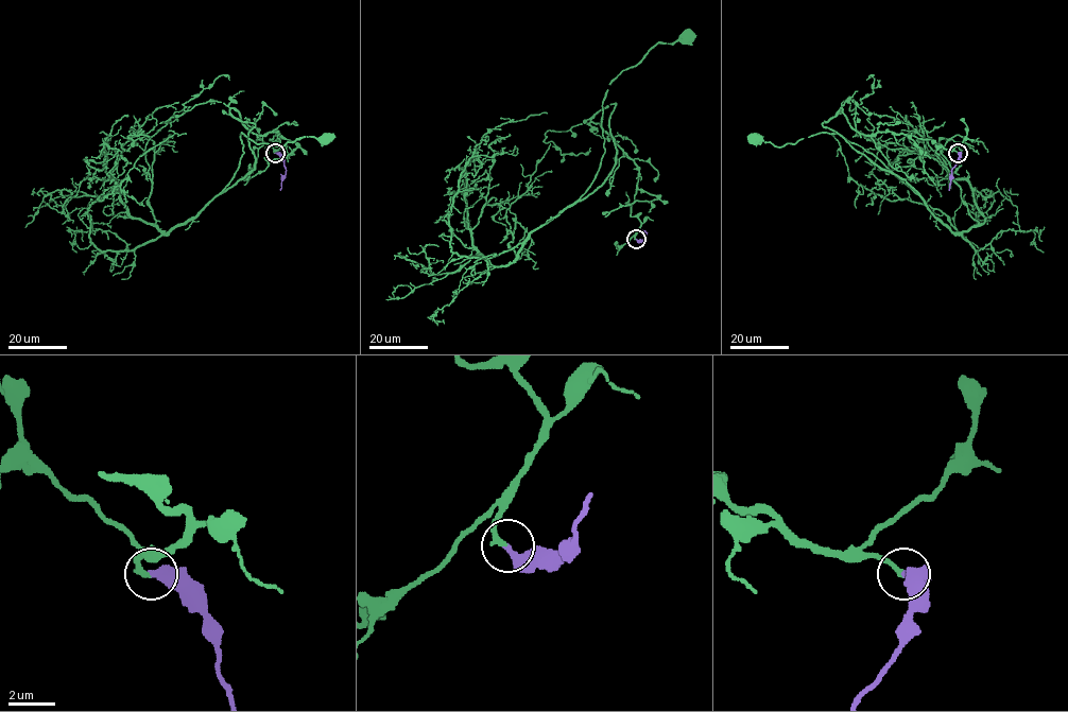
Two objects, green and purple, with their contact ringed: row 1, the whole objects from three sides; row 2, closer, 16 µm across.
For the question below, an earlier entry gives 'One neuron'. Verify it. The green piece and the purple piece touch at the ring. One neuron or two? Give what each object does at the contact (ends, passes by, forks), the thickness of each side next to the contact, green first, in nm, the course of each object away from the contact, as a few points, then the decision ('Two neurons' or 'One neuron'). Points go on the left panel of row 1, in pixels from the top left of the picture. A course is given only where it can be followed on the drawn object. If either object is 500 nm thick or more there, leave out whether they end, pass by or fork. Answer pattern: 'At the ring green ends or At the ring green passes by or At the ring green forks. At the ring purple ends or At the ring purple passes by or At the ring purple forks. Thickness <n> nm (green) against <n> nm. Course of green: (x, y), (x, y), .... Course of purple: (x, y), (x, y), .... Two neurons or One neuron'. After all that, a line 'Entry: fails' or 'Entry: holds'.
At the ring green ends. At the ring purple ends. Thickness 240 nm (green) against 380 nm. Course of green: (275, 153), (277, 132), (229, 109), (255, 125), (255, 167), (219, 194), (241, 133), (327, 137). Course of purple: (275, 153), (286, 168), (280, 190). One neuron
Entry: holds

